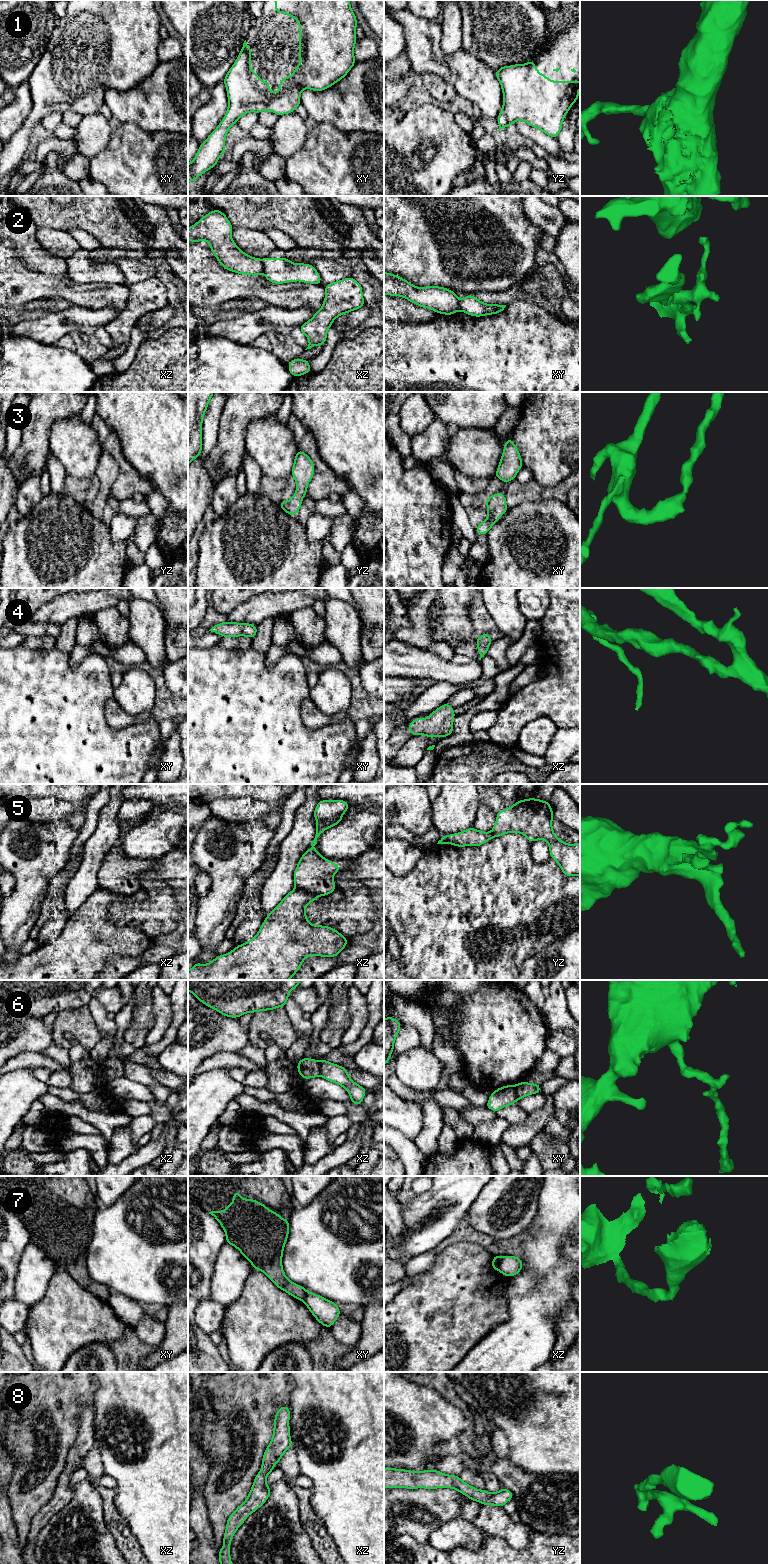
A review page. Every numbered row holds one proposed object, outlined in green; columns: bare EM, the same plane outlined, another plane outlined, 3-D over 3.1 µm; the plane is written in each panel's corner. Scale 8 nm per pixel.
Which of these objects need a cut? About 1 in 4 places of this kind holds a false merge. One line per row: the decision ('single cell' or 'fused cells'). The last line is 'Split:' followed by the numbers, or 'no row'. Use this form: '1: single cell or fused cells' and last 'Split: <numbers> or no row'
1: single cell
2: fused cells
3: single cell
4: single cell
5: fused cells
6: fused cells
7: fused cells
8: single cell
Split: 2, 5, 6, 7

